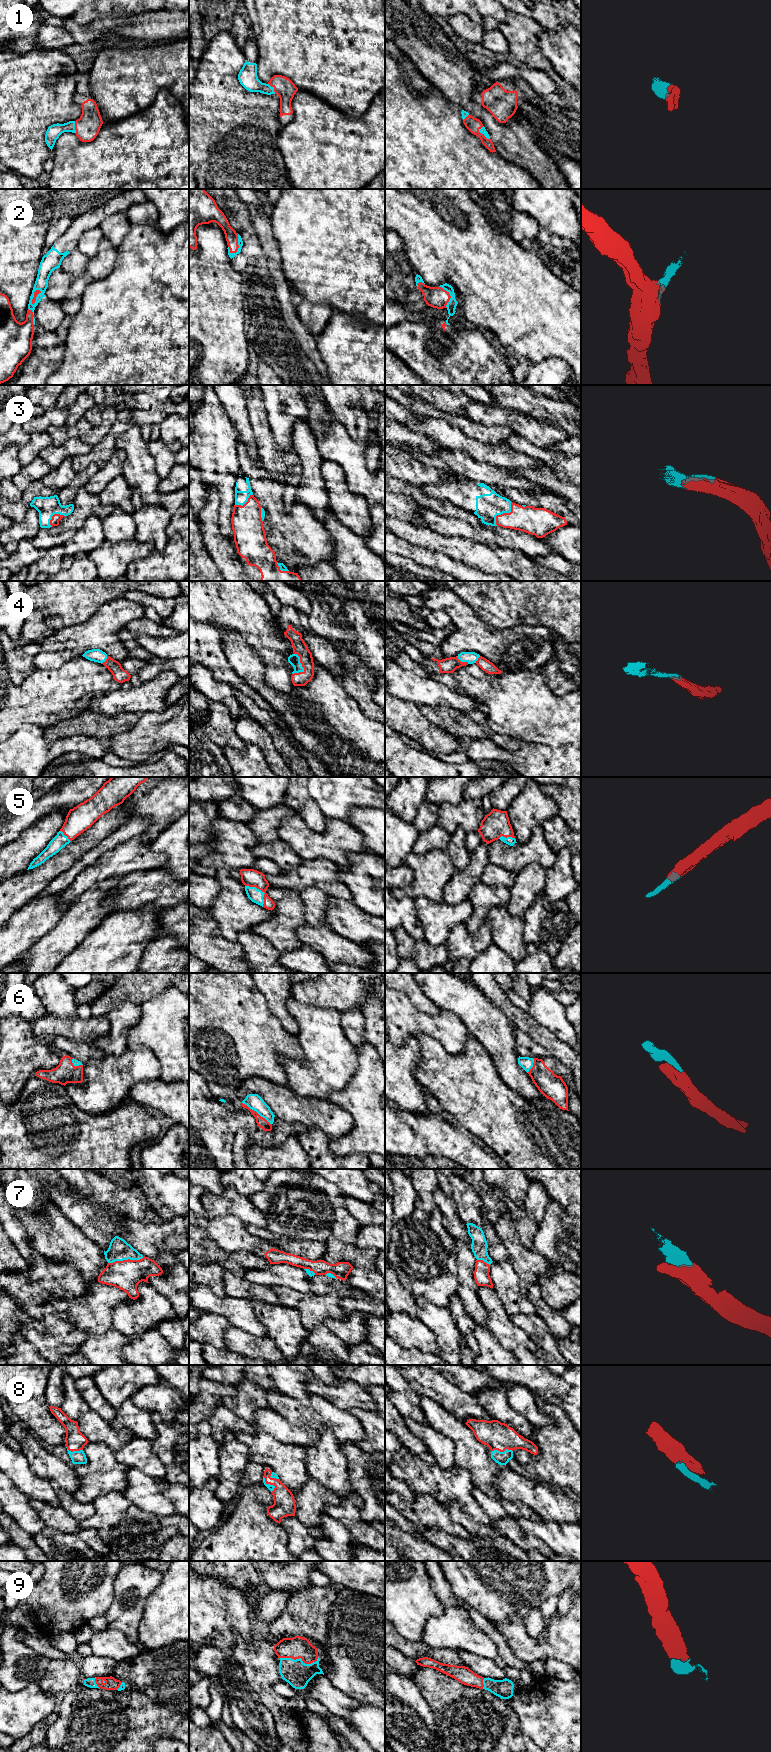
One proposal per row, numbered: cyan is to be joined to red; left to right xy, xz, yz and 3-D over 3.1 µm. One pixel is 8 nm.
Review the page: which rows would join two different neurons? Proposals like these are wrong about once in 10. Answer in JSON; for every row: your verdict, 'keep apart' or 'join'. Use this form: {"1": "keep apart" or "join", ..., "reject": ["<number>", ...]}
{"1": "join", "2": "join", "3": "join", "4": "join", "5": "join", "6": "join", "7": "join", "8": "join", "9": "join", "reject": []}

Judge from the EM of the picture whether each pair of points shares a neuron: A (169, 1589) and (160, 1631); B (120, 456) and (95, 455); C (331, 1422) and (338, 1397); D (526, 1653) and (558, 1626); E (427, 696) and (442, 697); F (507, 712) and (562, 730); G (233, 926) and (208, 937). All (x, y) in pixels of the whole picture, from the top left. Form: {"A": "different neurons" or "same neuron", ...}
{"A": "same neuron", "B": "different neurons", "C": "different neurons", "D": "same neuron", "E": "same neuron", "F": "same neuron", "G": "different neurons"}

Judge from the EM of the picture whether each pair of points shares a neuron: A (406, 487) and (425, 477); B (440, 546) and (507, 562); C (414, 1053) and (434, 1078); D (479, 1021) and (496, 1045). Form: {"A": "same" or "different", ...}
{"A": "different", "B": "same", "C": "different", "D": "same"}

